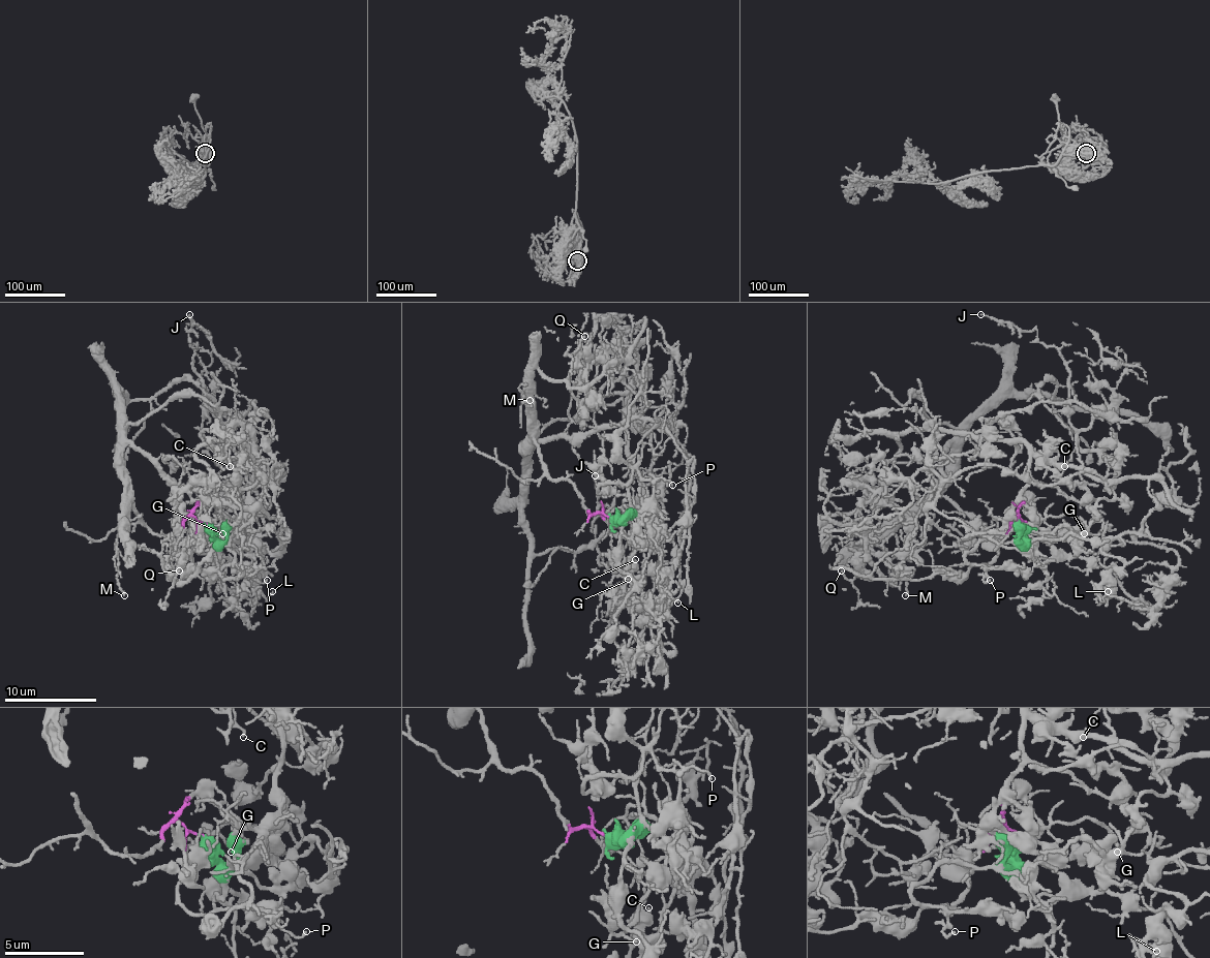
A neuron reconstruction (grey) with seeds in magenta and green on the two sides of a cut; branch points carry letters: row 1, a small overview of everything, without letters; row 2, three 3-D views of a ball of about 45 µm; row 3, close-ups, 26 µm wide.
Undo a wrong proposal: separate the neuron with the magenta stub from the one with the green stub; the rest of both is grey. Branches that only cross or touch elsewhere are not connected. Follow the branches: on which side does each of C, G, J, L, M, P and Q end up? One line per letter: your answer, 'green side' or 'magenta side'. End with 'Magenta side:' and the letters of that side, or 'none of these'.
C: green side
G: green side
J: green side
L: green side
M: magenta side
P: green side
Q: green side
Magenta side: M

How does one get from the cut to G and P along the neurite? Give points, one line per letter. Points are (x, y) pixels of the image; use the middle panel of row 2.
G: (610, 517), (625, 519), (636, 507), (649, 517), (649, 523), (636, 539), (629, 567), (622, 577), (629, 579)
P: (610, 517), (625, 517), (629, 500), (629, 477), (640, 461), (638, 472), (645, 480), (661, 477), (672, 484)

